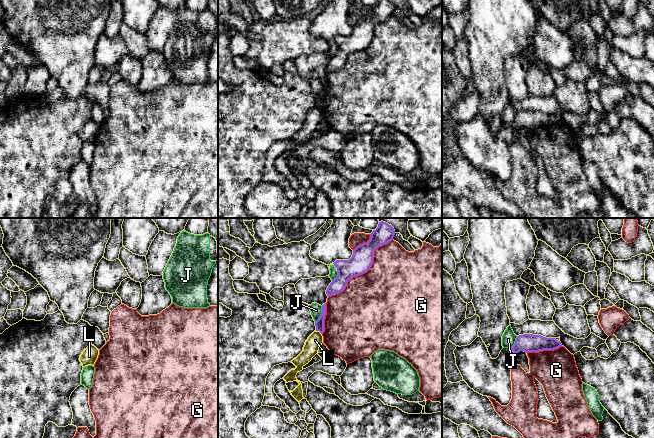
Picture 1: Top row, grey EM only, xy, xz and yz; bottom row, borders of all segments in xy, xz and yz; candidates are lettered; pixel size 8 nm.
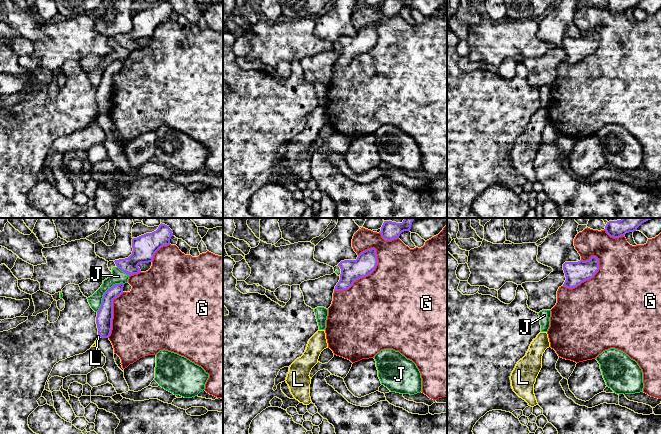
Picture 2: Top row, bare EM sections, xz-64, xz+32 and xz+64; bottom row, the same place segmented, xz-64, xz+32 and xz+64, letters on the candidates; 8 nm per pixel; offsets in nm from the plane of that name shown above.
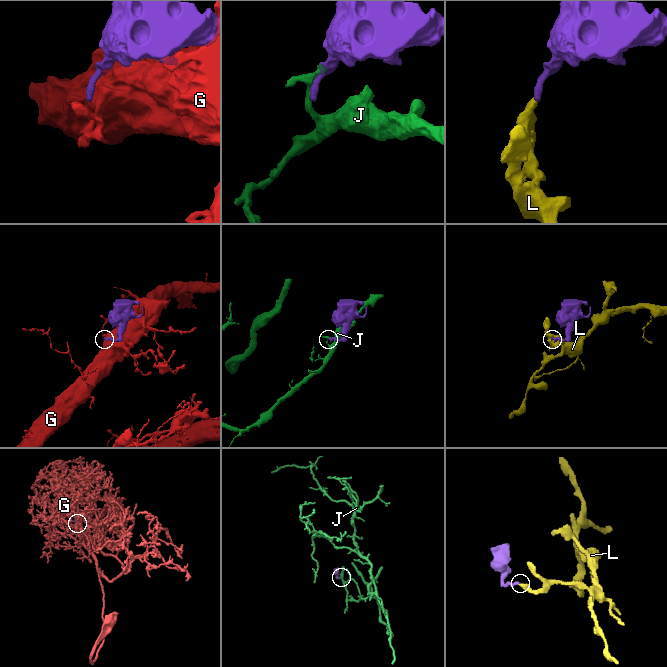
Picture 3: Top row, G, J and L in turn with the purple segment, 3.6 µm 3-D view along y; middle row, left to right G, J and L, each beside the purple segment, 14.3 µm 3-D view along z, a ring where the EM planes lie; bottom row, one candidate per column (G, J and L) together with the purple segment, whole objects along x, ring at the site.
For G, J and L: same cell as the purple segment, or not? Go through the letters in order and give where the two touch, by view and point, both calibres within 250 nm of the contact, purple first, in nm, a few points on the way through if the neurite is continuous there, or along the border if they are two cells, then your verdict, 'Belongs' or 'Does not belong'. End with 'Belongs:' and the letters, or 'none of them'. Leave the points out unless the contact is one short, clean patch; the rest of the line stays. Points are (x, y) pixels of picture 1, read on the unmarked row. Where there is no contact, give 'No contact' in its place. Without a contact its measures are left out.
G: Touches purple at xz (364, 48). Thickness 170 nm (purple) against 500 nm. Does not belong
J: Touches purple at xz (321, 90). Thickness 70 nm (purple) against 100 nm. Does not belong
L: Touches purple at xz (319, 107). Thickness 70 nm (purple) against 120 nm. Boundary: xz (316, 106), (321, 110). Does not belong
Belongs: none of them

